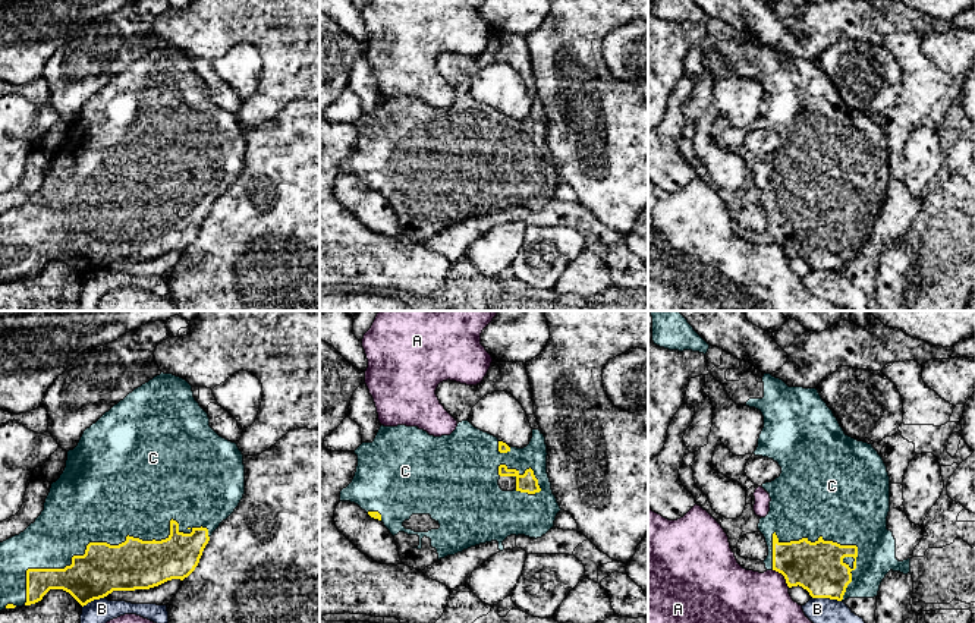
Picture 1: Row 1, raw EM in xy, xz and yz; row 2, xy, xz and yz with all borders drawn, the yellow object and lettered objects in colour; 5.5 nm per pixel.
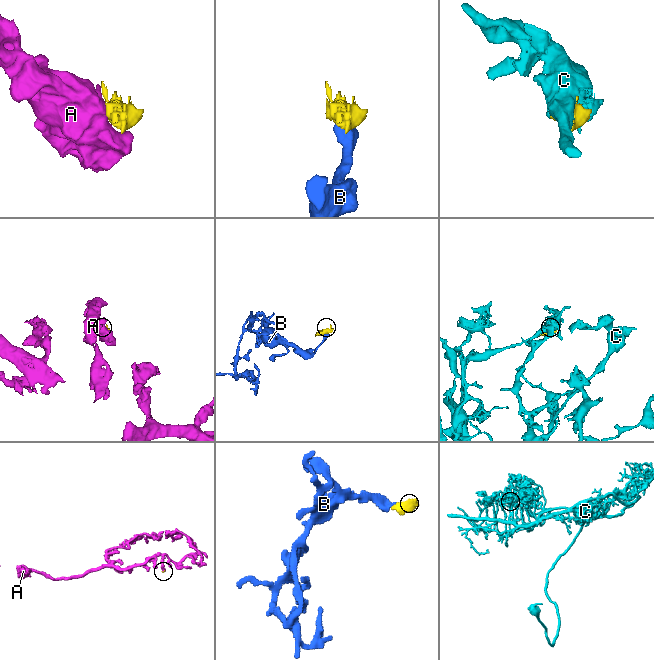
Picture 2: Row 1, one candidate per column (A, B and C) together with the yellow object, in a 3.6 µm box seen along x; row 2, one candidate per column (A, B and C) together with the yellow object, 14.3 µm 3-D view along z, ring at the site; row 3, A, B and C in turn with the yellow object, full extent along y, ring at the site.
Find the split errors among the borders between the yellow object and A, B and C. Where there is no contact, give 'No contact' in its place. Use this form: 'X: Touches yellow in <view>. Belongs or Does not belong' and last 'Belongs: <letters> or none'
A: Touches yellow in yz. Does not belong
B: Touches yellow in yz. Does not belong
C: Touches yellow in xy. Belongs
Belongs: C

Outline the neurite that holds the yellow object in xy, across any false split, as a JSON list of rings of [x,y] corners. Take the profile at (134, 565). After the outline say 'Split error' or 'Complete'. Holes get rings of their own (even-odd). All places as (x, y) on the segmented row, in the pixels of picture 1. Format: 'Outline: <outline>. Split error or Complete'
Outline: [[[161,372],[129,393],[84,431],[78,446],[67,451],[66,468],[60,478],[51,484],[41,515],[23,532],[0,542],[0,611],[35,604],[50,589],[69,592],[84,607],[113,591],[150,589],[172,579],[183,580],[195,570],[210,537],[235,512],[243,494],[245,465],[238,444],[220,437],[210,427],[208,413],[195,400],[192,386],[186,380]]]. Split error

